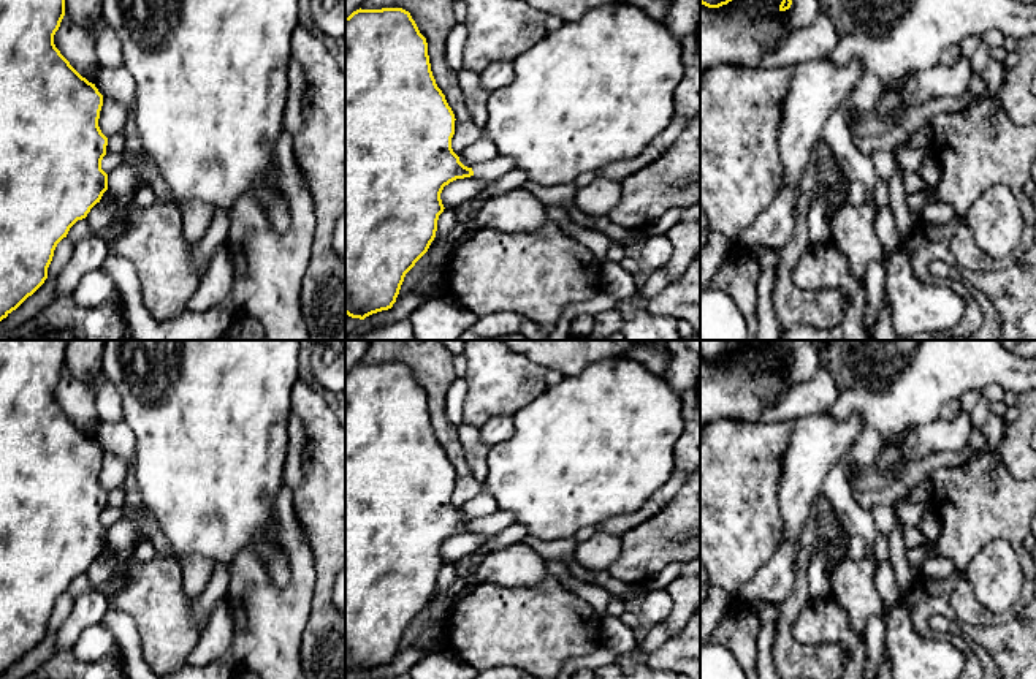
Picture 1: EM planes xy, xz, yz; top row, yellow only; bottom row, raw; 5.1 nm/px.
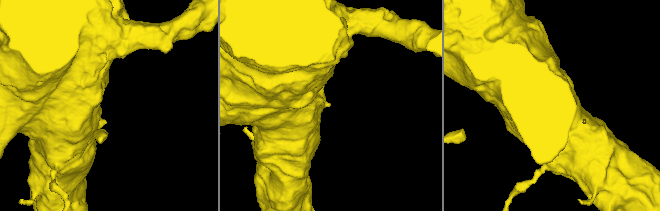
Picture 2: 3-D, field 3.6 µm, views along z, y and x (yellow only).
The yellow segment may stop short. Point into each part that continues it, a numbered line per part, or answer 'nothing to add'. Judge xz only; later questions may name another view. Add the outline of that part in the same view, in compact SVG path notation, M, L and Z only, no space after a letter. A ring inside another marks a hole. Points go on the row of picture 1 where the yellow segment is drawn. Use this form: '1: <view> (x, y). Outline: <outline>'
1: xz (491, 170). Outline: M497 155L493 160L474 165L472 171L474 177L482 179L486 184L491 184L515 168L516 168L515 160L504 155Z

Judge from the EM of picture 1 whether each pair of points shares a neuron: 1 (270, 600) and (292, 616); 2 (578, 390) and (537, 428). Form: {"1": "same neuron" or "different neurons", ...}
{"1": "same neuron", "2": "same neuron"}

